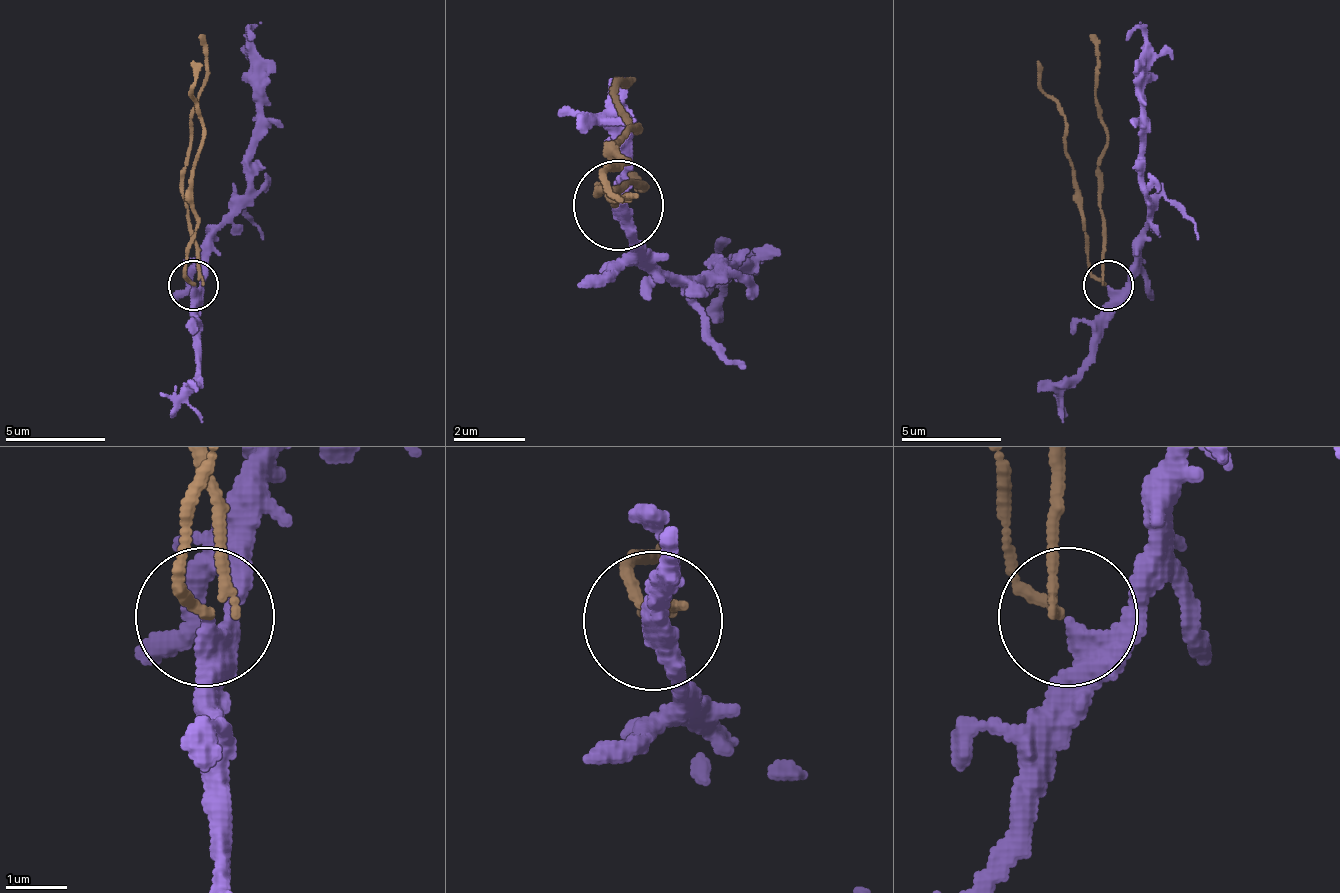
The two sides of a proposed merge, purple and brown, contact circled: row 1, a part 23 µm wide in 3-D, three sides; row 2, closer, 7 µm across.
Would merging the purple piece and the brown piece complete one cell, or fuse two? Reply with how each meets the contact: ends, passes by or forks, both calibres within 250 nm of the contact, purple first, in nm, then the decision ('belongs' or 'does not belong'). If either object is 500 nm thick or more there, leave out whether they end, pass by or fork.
purple passes by; brown passes by; calibres 240 and 140 nm; does not belong

